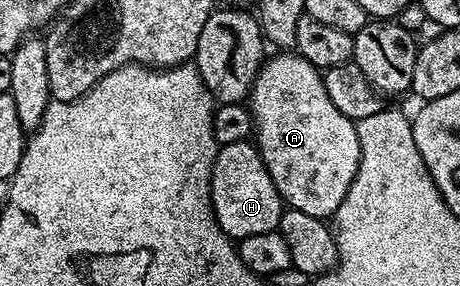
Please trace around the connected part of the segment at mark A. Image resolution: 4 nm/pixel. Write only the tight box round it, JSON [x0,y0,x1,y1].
[249,52,361,220]

